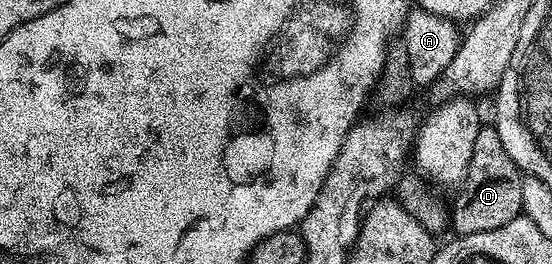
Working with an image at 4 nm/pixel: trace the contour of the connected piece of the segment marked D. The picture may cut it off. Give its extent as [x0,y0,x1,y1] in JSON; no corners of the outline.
[449,124,523,235]

